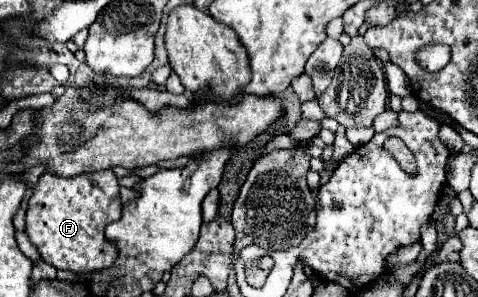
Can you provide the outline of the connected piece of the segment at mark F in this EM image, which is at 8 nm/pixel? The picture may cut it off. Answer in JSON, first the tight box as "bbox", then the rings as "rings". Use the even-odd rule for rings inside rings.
{"bbox":[25,170,121,274],"rings":[[[113,170],[89,172],[69,178],[47,172],[33,188],[25,218],[25,232],[47,264],[59,270],[71,270],[75,274],[89,274],[109,268],[115,262],[117,248],[105,240],[103,232],[109,222],[119,218],[121,198],[119,182]]]}

